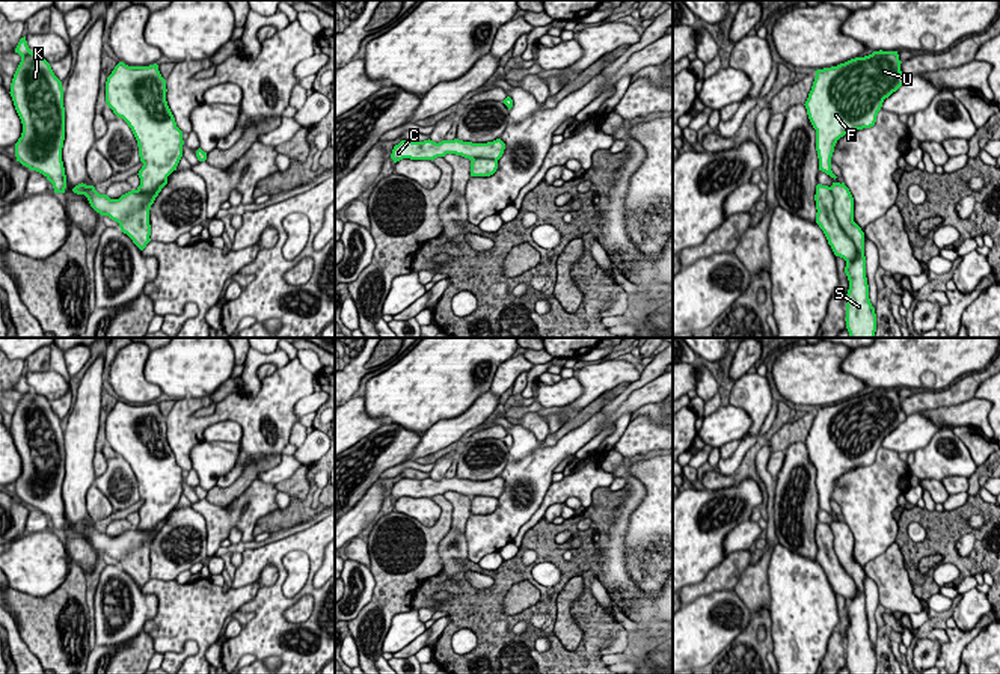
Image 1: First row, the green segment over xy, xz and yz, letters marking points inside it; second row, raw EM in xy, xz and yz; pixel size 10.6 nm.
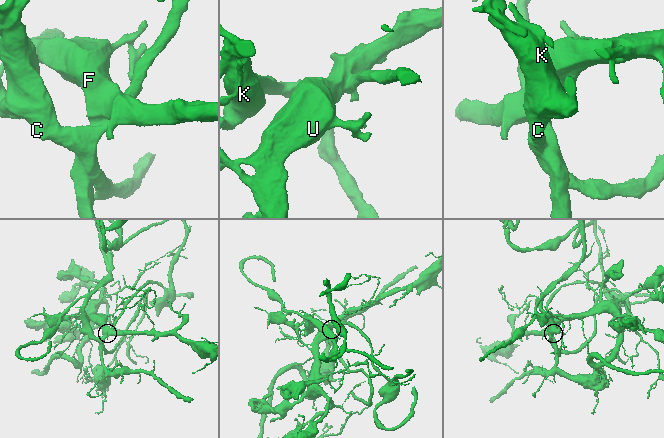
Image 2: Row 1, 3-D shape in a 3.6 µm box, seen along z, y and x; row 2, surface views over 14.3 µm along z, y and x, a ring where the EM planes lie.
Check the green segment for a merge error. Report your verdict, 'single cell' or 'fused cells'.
fused cells

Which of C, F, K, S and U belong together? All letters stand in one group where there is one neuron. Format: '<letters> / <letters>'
C K / F S U

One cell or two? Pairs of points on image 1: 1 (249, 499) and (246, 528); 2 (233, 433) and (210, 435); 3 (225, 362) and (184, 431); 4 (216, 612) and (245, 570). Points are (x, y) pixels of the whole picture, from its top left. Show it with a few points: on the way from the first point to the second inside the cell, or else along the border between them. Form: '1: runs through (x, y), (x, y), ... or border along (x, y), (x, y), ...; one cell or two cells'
1: runs through (249, 507), (246, 510), (246, 520); one cell
2: runs through (226, 433), (216, 433); one cell
3: border along (208, 395), (180, 397), (177, 400); two cells
4: border along (263, 569), (255, 581), (231, 588); two cells

